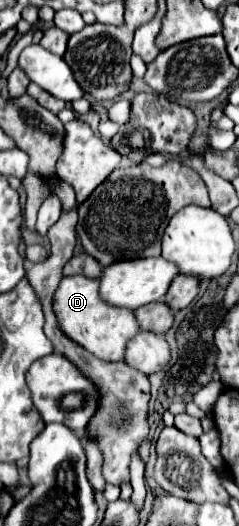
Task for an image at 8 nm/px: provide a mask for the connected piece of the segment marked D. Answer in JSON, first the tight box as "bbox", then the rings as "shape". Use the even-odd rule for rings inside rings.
{"bbox":[53,276,139,362],"shape":[[[65,276],[59,288],[55,290],[53,310],[57,314],[59,328],[63,328],[63,334],[69,340],[73,340],[75,344],[83,346],[93,356],[107,362],[123,360],[127,340],[135,336],[135,332],[139,332],[139,324],[133,312],[127,308],[115,308],[99,300],[97,280],[87,280],[87,276]]]}

